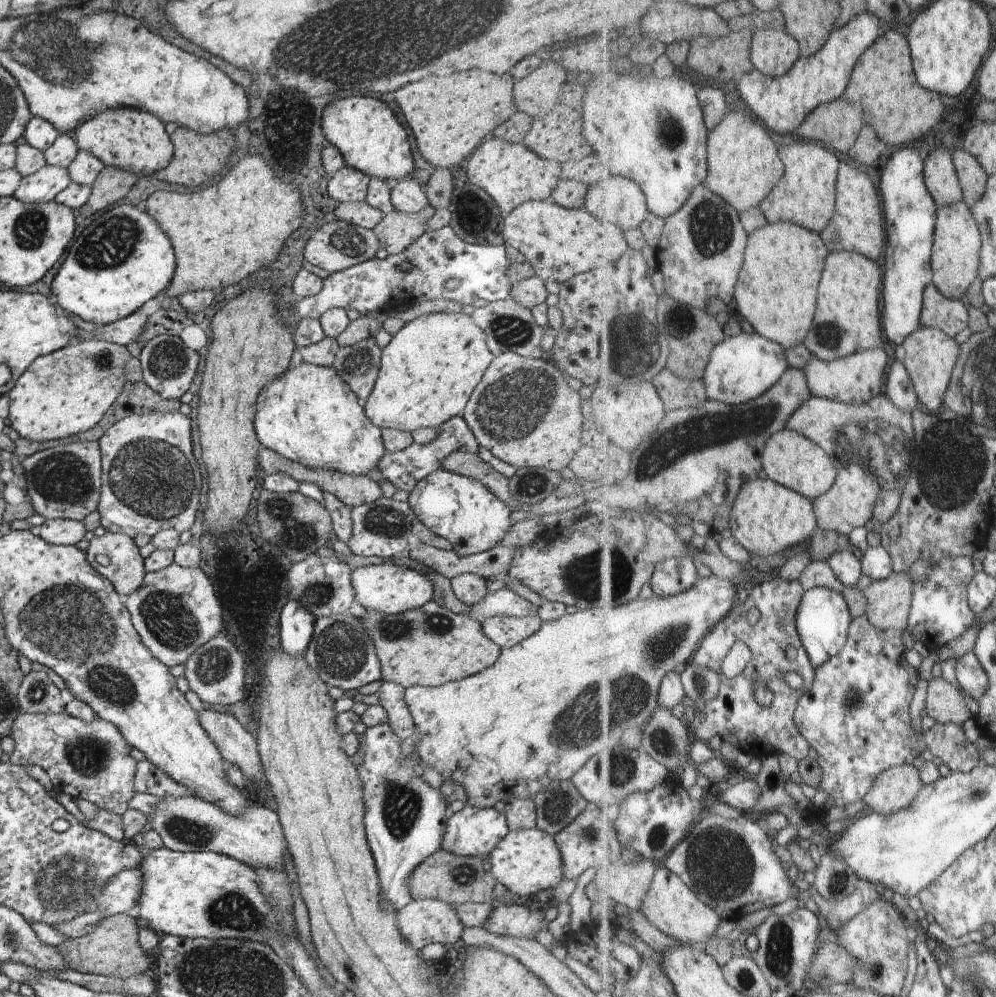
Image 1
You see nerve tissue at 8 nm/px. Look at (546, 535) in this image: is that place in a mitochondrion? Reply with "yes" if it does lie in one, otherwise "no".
no

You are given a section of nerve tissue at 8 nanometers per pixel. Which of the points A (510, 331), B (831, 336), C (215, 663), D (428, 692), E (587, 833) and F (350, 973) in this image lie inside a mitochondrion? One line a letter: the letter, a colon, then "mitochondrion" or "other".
A: mitochondrion
B: mitochondrion
C: mitochondrion
D: other
E: mitochondrion
F: other

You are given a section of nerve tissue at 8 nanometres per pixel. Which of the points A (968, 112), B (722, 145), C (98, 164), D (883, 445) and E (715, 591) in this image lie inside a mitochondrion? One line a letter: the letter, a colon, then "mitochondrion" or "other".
A: other
B: other
C: other
D: mitochondrion
E: other

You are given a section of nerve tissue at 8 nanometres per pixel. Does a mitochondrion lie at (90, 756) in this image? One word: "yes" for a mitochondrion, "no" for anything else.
yes

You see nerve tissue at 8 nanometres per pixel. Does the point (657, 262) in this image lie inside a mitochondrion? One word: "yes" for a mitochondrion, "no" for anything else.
no

